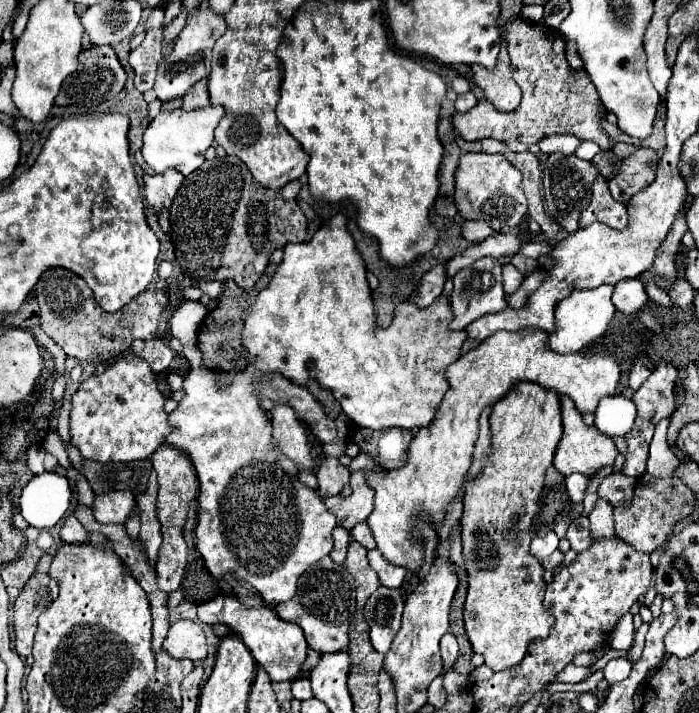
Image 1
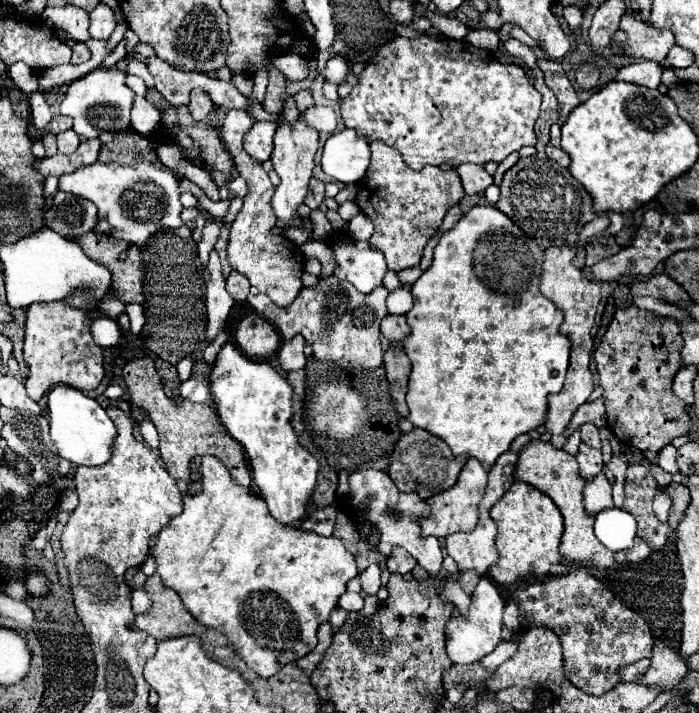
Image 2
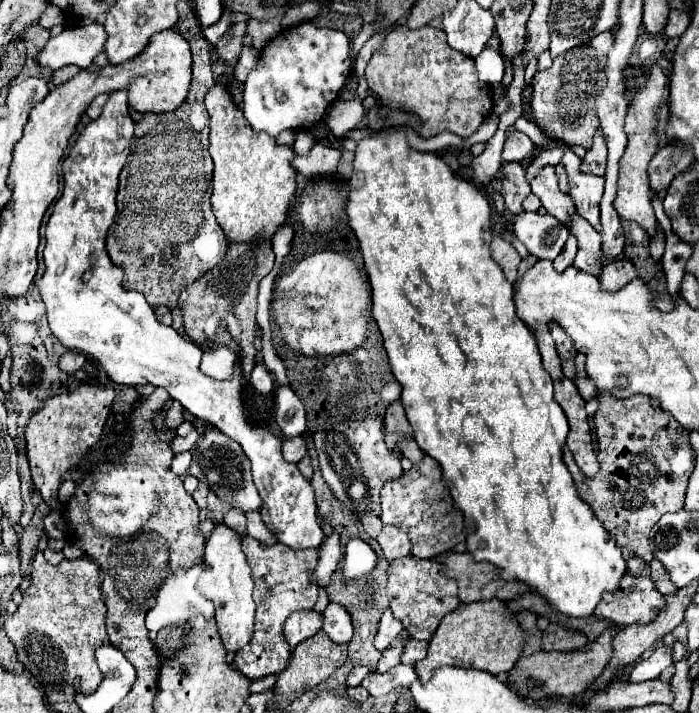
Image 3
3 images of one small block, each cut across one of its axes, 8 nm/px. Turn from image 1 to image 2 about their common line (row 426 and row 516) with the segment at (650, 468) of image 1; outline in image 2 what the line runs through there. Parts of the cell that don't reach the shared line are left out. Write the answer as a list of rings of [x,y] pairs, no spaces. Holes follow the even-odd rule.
[[[662,492],[656,494],[656,498],[654,498],[654,506],[652,506],[652,508],[654,508],[654,514],[656,514],[656,518],[658,518],[660,522],[666,522],[666,520],[668,520],[670,504],[672,504],[670,496],[666,496],[666,494],[662,494]]]

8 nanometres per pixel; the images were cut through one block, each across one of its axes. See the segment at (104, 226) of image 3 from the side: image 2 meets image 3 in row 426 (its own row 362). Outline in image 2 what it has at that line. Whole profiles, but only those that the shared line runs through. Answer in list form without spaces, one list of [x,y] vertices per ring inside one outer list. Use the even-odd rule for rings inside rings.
[[[232,344],[222,346],[212,368],[212,398],[218,416],[230,436],[238,440],[250,460],[254,488],[264,496],[270,514],[280,524],[302,520],[306,504],[316,488],[318,460],[298,444],[298,436],[290,424],[292,418],[292,386],[268,362],[250,360]]]

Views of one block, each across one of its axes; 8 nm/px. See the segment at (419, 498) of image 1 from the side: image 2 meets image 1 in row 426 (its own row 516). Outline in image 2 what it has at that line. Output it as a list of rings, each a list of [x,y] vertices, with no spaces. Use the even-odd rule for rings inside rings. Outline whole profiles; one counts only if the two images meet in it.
[[[472,458],[464,464],[458,482],[448,488],[446,492],[440,492],[436,496],[430,496],[426,500],[426,504],[430,506],[430,516],[420,520],[421,535],[426,538],[428,536],[435,536],[436,538],[446,538],[450,534],[456,532],[470,532],[476,528],[478,522],[478,502],[484,496],[484,488],[486,488],[486,480],[488,480],[488,472],[484,470],[484,466]]]

